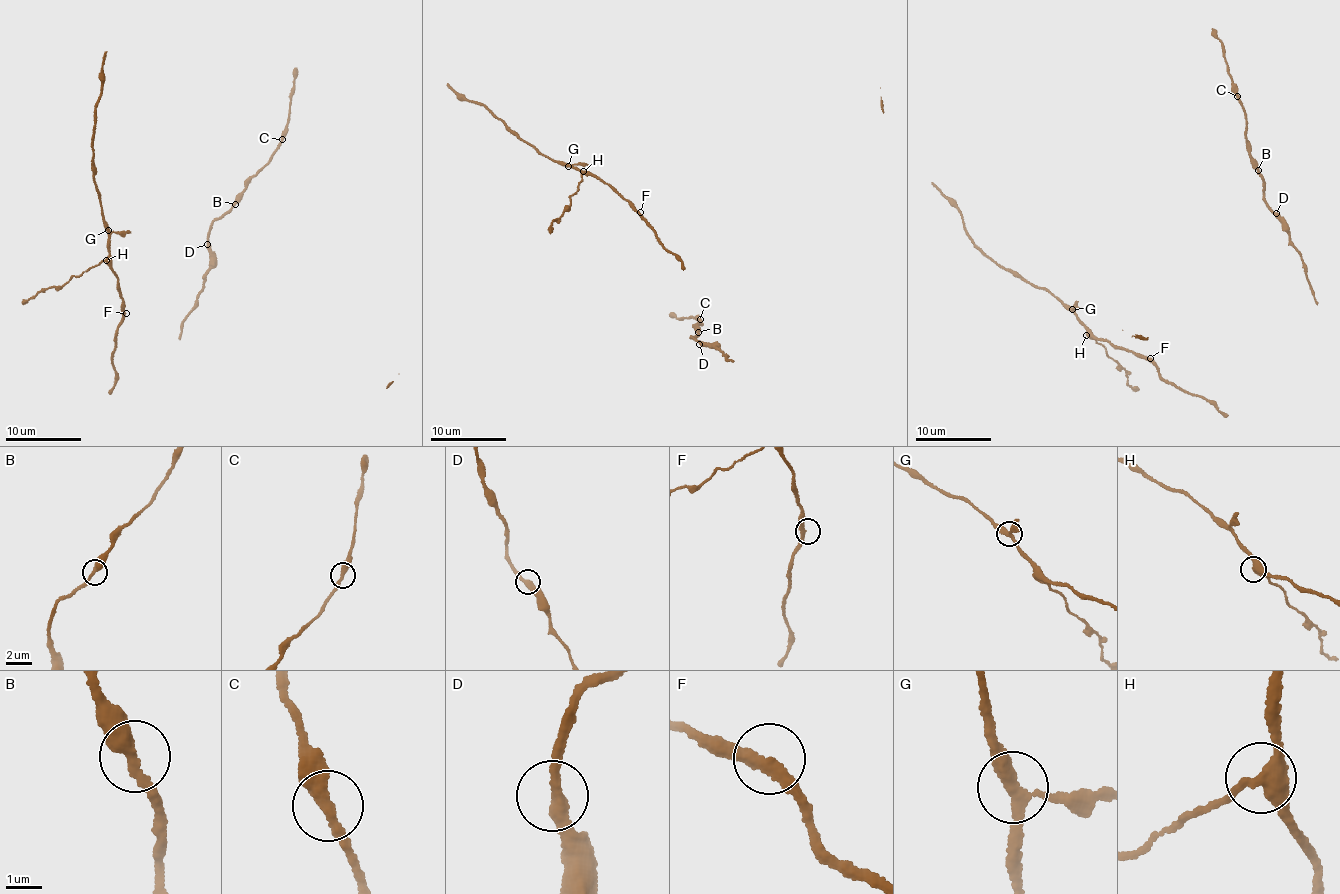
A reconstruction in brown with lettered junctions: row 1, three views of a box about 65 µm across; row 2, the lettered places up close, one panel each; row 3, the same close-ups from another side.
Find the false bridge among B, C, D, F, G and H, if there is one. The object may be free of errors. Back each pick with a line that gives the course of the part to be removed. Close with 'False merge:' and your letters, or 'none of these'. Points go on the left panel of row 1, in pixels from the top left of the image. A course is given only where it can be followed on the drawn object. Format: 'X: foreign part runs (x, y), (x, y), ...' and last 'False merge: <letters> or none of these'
H: foreign part runs (105, 260), (60, 287), (45, 288), (23, 304)
False merge: H

